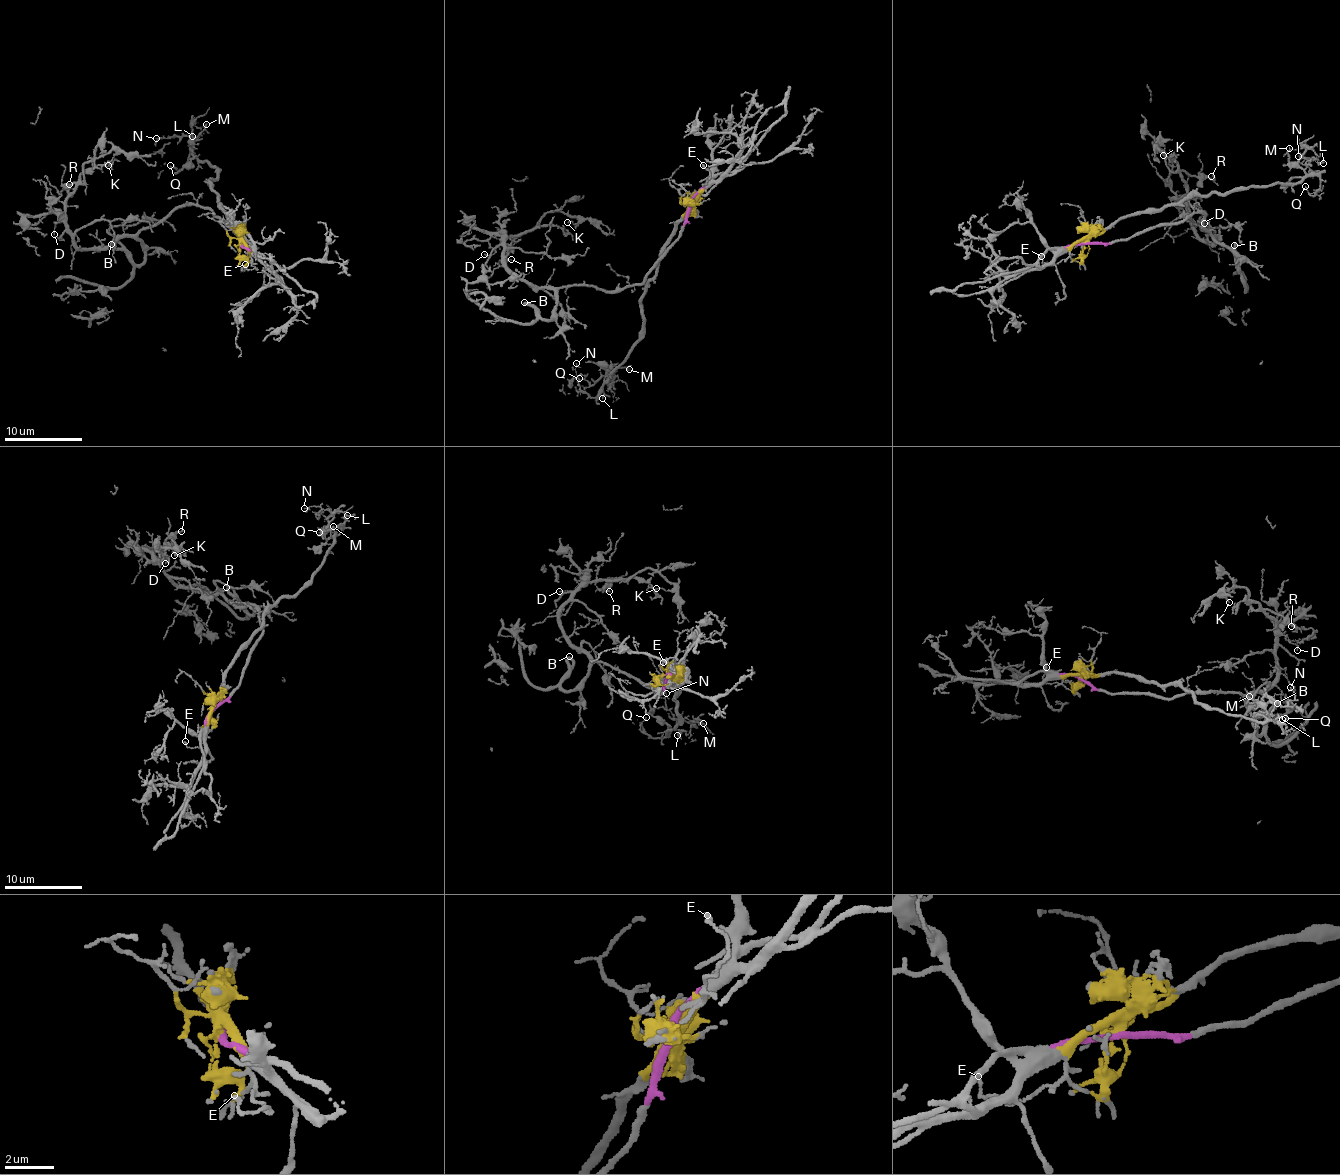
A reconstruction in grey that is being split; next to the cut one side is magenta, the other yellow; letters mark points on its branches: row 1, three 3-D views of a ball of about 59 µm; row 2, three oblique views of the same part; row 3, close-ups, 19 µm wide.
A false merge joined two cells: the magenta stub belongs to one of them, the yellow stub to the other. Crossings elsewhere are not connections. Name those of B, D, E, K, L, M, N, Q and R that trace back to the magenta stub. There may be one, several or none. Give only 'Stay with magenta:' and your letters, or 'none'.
Stay with magenta: B, D, K, R

